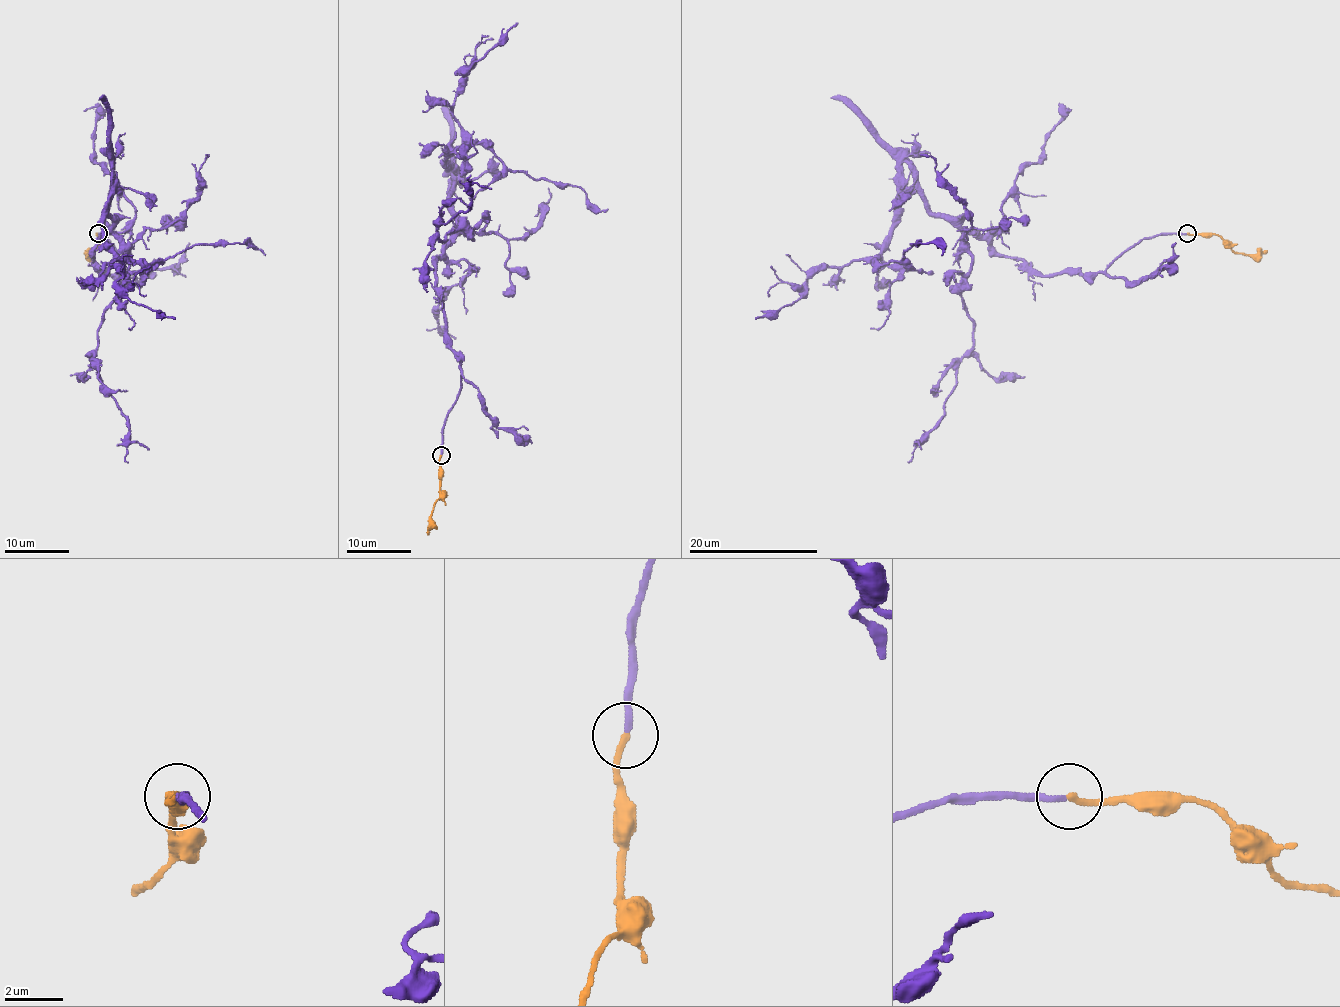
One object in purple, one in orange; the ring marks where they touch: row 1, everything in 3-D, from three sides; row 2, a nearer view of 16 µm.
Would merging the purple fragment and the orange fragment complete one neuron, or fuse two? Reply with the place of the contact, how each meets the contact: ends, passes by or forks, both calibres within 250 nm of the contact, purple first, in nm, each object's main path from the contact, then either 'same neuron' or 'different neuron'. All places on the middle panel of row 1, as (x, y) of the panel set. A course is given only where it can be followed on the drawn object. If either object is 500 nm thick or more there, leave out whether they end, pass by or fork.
at (441, 455); purple ends there; orange ends there; 190 nm thick on the purple side, 240 nm on the other; purple runs (440, 453), (461, 371), (435, 270), (455, 218), (445, 160), (484, 144), (608, 208); orange runs (440, 455), (440, 497), (434, 505), (427, 534); same neuron

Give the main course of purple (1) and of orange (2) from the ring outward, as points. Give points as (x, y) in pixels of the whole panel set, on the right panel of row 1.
1: (1186, 233), (1142, 238), (1104, 270), (1036, 275), (915, 186), (876, 260), (918, 243), (941, 256)
2: (1188, 233), (1217, 235), (1238, 254), (1262, 254), (1267, 251)

